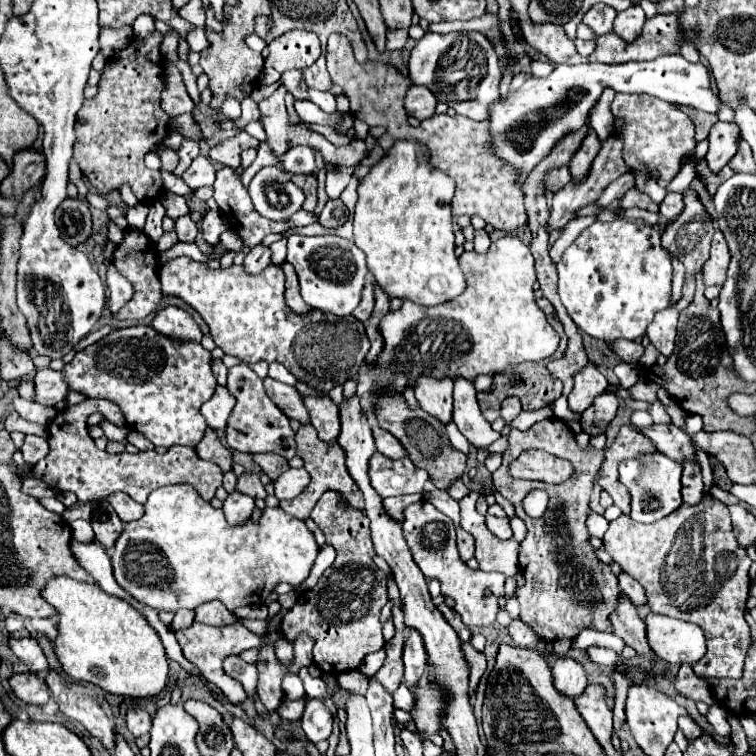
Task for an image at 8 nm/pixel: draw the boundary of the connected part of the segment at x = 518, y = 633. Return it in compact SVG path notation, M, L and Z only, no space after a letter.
M519 619L509 625L509 635L511 635L511 639L513 639L513 643L515 643L517 647L533 649L535 643L537 643L535 631L533 631L529 625L523 625Z

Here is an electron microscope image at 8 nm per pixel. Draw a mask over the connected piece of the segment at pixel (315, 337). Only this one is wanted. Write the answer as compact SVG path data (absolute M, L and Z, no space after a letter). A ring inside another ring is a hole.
M177 257L161 267L159 279L165 295L181 297L201 313L215 345L227 355L235 355L247 365L257 361L279 361L301 383L317 391L327 393L355 377L369 353L365 327L355 317L305 321L303 315L287 309L284 299L285 277L277 265L269 265L259 275L249 275L242 265L209 269L205 263L189 257Z

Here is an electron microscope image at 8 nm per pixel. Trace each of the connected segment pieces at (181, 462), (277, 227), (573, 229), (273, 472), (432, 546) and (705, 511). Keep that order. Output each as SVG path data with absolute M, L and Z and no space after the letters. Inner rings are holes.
M87 399L79 405L71 405L49 423L49 455L33 467L35 479L45 481L55 491L73 491L81 503L105 499L117 491L127 493L137 503L145 503L147 495L153 489L179 483L189 483L195 487L205 501L211 501L215 497L215 491L223 481L219 467L215 467L211 461L195 457L195 451L191 447L169 447L163 455L157 451L141 451L135 455L125 451L119 455L109 455L107 451L99 451L89 435L87 417L91 413L101 413L114 425L126 427L121 409L107 399Z
M223 167L223 169L217 171L217 179L213 183L213 199L217 201L217 205L223 211L223 215L229 219L229 225L237 231L237 235L243 239L245 247L249 247L249 249L253 249L255 245L259 245L269 233L281 233L281 231L287 231L287 229L305 227L305 225L315 223L313 213L307 213L303 209L297 211L289 221L271 221L271 219L259 215L255 211L255 207L251 205L251 199L247 197L247 191L245 191L245 185L243 185L241 177L235 173L233 167Z
M595 216L577 217L571 220L561 231L561 236L555 241L553 249L551 249L551 259L553 263L559 261L559 257L563 255L563 251L575 241L579 234L596 221Z
M255 453L255 455L253 455L253 461L263 469L263 473L265 473L271 481L275 481L283 471L289 469L287 461L285 461L283 457L277 457L275 453Z
M421 499L413 505L409 505L403 511L403 515L405 515L405 519L403 519L403 537L405 537L405 541L411 549L413 561L423 571L425 579L427 581L437 579L441 583L441 593L455 601L455 611L461 615L461 619L463 619L463 623L467 623L467 627L493 625L495 617L497 617L497 611L499 611L497 599L503 595L505 575L493 575L493 573L483 573L479 569L477 571L469 569L459 559L453 521L447 515L443 515L441 511L437 511L427 499ZM487 587L493 591L491 597L483 595L483 591Z
M705 495L699 505L691 506L683 503L673 513L651 525L643 525L627 515L621 515L619 519L609 523L609 529L603 537L603 545L605 551L623 567L623 571L643 585L649 599L647 605L653 613L691 621L703 629L707 639L707 653L701 661L693 665L697 677L703 679L741 677L743 661L751 645L751 631L743 617L751 585L749 579L751 559L747 557L745 549L735 541L727 505L713 499L711 495Z

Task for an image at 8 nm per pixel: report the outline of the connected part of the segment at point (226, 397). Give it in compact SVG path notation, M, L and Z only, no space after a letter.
M217 387L213 397L201 407L201 415L207 421L207 427L213 431L223 431L227 427L227 419L235 407L235 397L227 393L227 387Z

